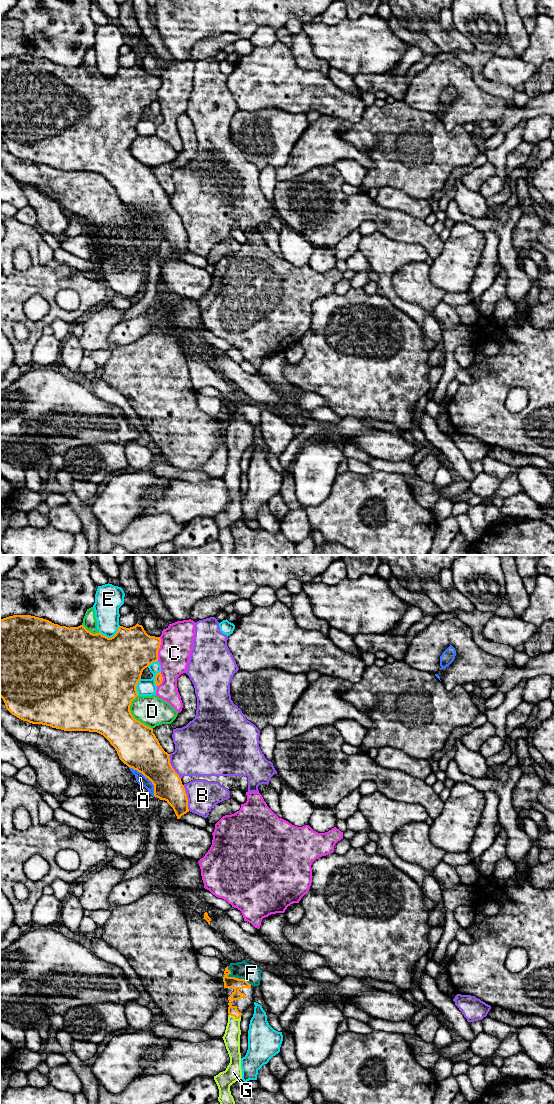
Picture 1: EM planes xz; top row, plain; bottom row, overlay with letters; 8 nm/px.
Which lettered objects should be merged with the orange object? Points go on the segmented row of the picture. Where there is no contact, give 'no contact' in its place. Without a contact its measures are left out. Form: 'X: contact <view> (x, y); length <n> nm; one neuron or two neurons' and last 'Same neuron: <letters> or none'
A: contact xz (147, 777); length 320 nm; two neurons
B: contact xz (187, 798); length 220 nm; two neurons
C: contact xz (158, 649); length 190 nm; two neurons
D: contact xz (132, 715); length 300 nm; two neurons
E: contact xz (111, 637); length 180 nm; two neurons
F: contact xz (234, 977); length 240 nm; two neurons
G: contact xz (235, 1017); length 100 nm; one neuron
Same neuron: G

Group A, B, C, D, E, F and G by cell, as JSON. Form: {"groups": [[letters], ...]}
{"groups": [["A"], ["B"], ["C"], ["D"], ["E"], ["F"], ["G"]]}

